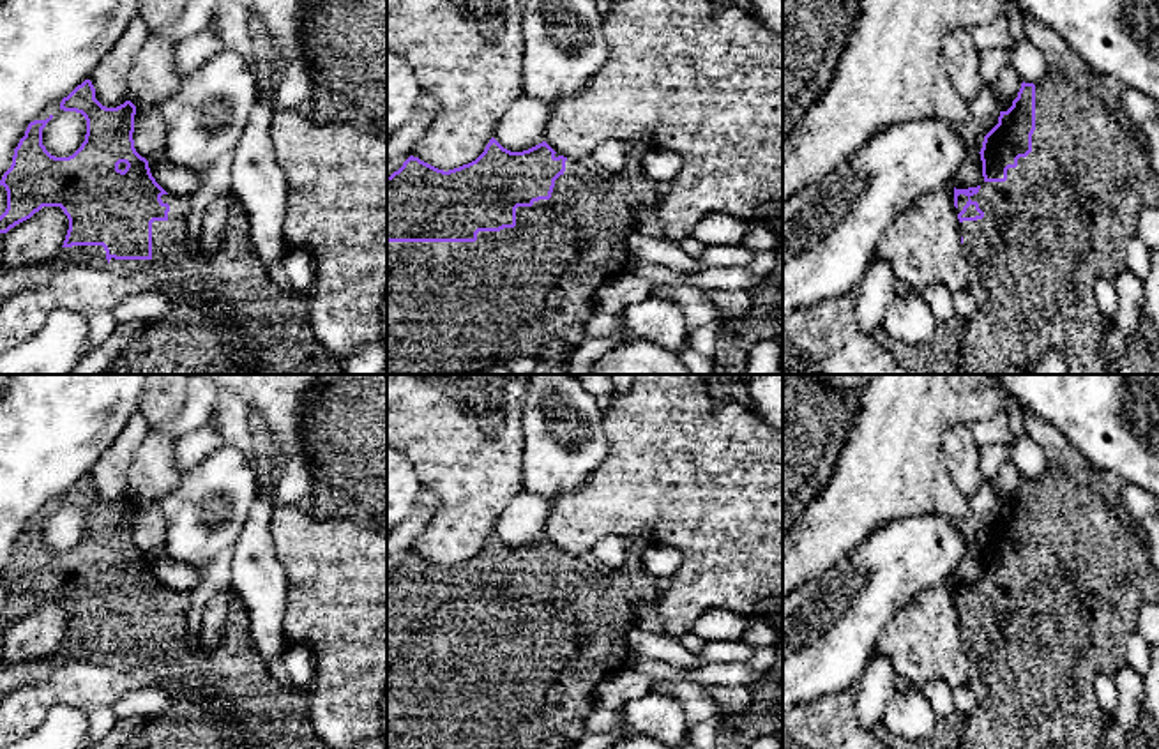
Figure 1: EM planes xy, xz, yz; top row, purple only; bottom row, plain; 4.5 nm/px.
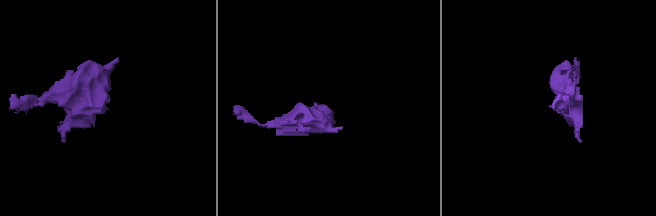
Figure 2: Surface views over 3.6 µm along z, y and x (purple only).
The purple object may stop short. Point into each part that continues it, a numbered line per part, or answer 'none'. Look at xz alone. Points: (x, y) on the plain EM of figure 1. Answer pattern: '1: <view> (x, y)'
1: xz (509, 688)

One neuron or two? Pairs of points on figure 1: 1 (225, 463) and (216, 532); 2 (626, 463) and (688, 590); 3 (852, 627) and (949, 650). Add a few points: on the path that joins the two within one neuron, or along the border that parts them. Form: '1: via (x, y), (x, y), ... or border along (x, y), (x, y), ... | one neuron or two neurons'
1: via (225, 481), (216, 495), (216, 514) | one neuron
2: via (658, 495), (688, 525), (689, 559) | one neuron
3: border along (909, 603), (886, 627), (873, 654) | two neurons

